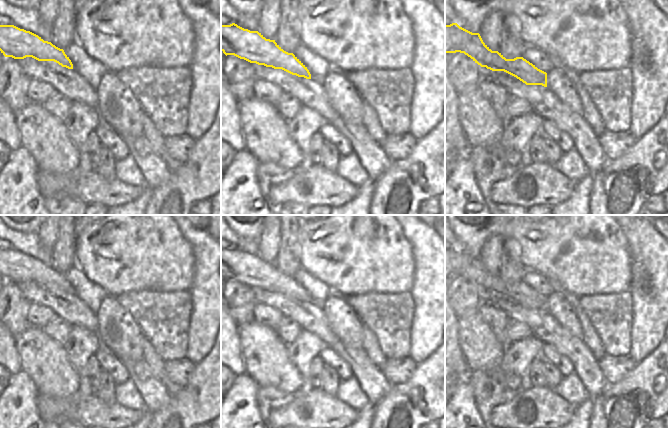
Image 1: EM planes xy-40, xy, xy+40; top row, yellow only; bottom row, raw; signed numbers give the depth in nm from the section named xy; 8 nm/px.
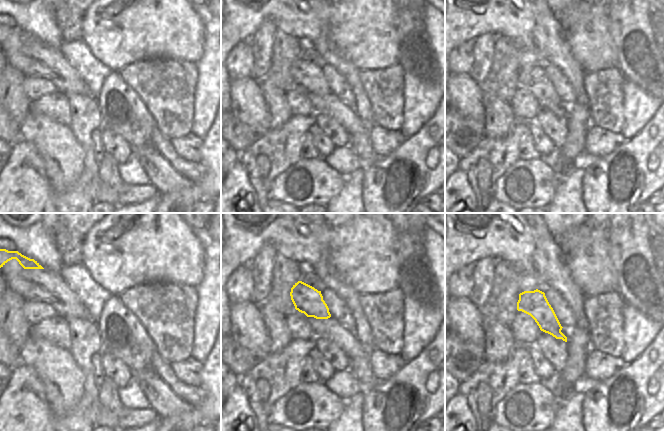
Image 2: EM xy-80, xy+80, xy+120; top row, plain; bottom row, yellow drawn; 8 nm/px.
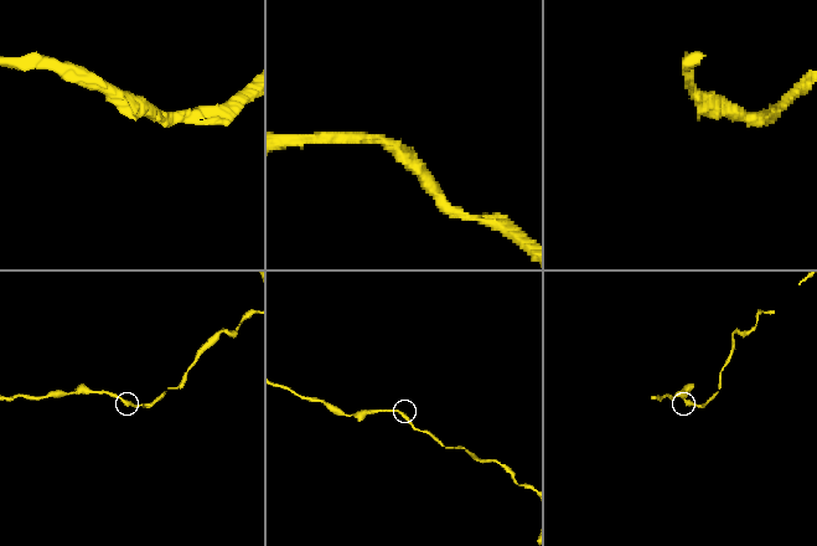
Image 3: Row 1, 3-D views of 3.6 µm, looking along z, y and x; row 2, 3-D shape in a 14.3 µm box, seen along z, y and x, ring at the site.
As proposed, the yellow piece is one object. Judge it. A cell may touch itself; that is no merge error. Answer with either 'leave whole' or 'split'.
leave whole

